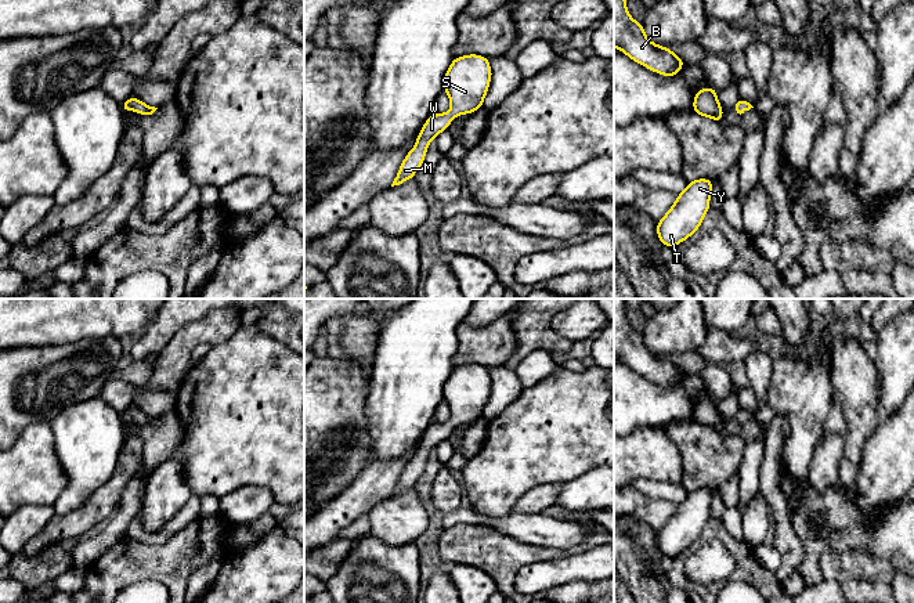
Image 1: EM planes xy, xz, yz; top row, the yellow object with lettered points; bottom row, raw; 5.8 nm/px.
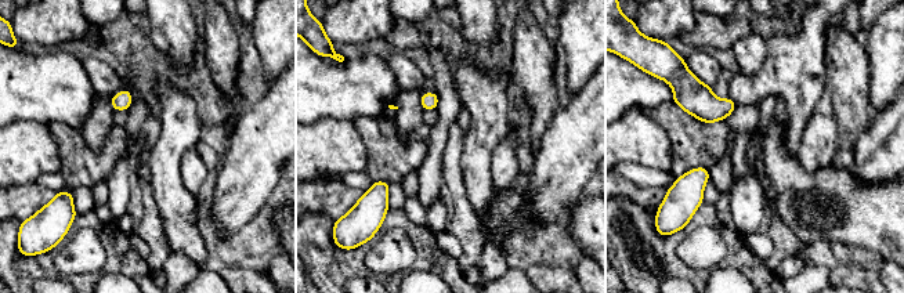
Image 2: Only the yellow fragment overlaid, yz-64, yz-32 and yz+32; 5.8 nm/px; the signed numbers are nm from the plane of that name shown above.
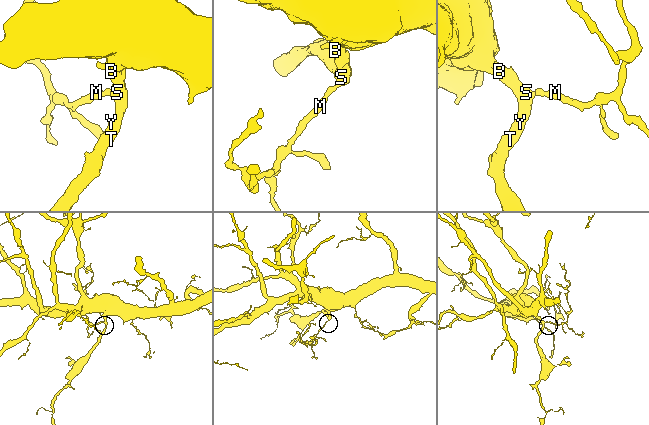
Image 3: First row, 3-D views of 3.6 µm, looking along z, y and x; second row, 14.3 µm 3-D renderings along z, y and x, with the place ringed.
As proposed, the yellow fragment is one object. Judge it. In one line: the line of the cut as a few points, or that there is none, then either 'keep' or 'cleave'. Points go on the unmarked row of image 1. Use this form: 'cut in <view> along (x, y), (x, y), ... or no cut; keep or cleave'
no cut; keep

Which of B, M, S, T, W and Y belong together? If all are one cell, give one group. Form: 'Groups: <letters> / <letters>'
Groups: B M S T W Y

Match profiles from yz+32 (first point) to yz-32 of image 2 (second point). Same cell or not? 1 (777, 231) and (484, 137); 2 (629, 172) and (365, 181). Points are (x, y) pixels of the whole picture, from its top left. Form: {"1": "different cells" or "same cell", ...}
{"1": "different cells", "2": "same cell"}

